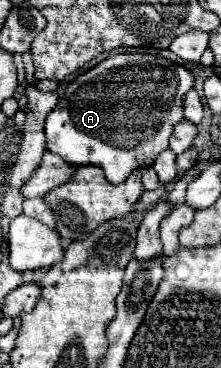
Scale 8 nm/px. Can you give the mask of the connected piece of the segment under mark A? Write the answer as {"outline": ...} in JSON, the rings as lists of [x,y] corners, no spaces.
{"outline":[[[152,53],[112,55],[68,83],[64,97],[46,119],[46,149],[72,165],[98,165],[110,183],[120,185],[132,171],[150,167],[158,153],[168,149],[172,127],[184,117],[182,103],[192,85],[192,71],[166,57]]]}

